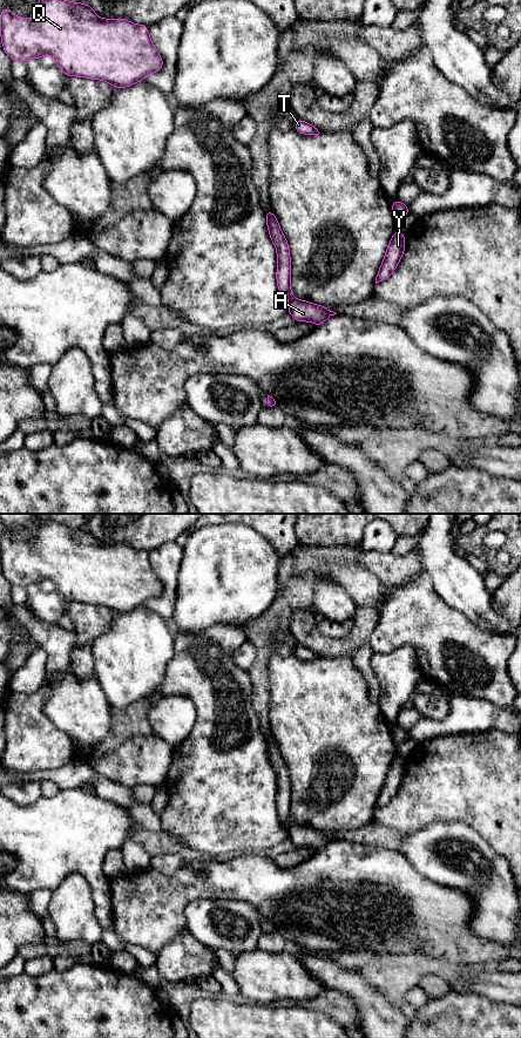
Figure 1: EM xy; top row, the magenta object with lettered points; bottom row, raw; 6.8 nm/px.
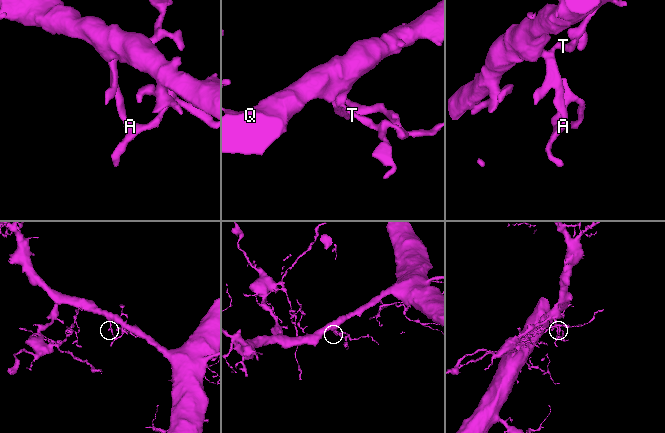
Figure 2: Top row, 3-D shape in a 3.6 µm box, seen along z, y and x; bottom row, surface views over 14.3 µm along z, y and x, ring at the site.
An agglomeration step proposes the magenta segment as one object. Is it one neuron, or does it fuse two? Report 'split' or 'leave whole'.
leave whole

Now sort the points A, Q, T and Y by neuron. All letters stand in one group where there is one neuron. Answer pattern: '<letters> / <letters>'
A Q T Y

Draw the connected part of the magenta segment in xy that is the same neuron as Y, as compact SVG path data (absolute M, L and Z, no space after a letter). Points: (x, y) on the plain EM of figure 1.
M394 755L381 792L375 802L375 809L388 803L397 794L405 776L405 759Z

